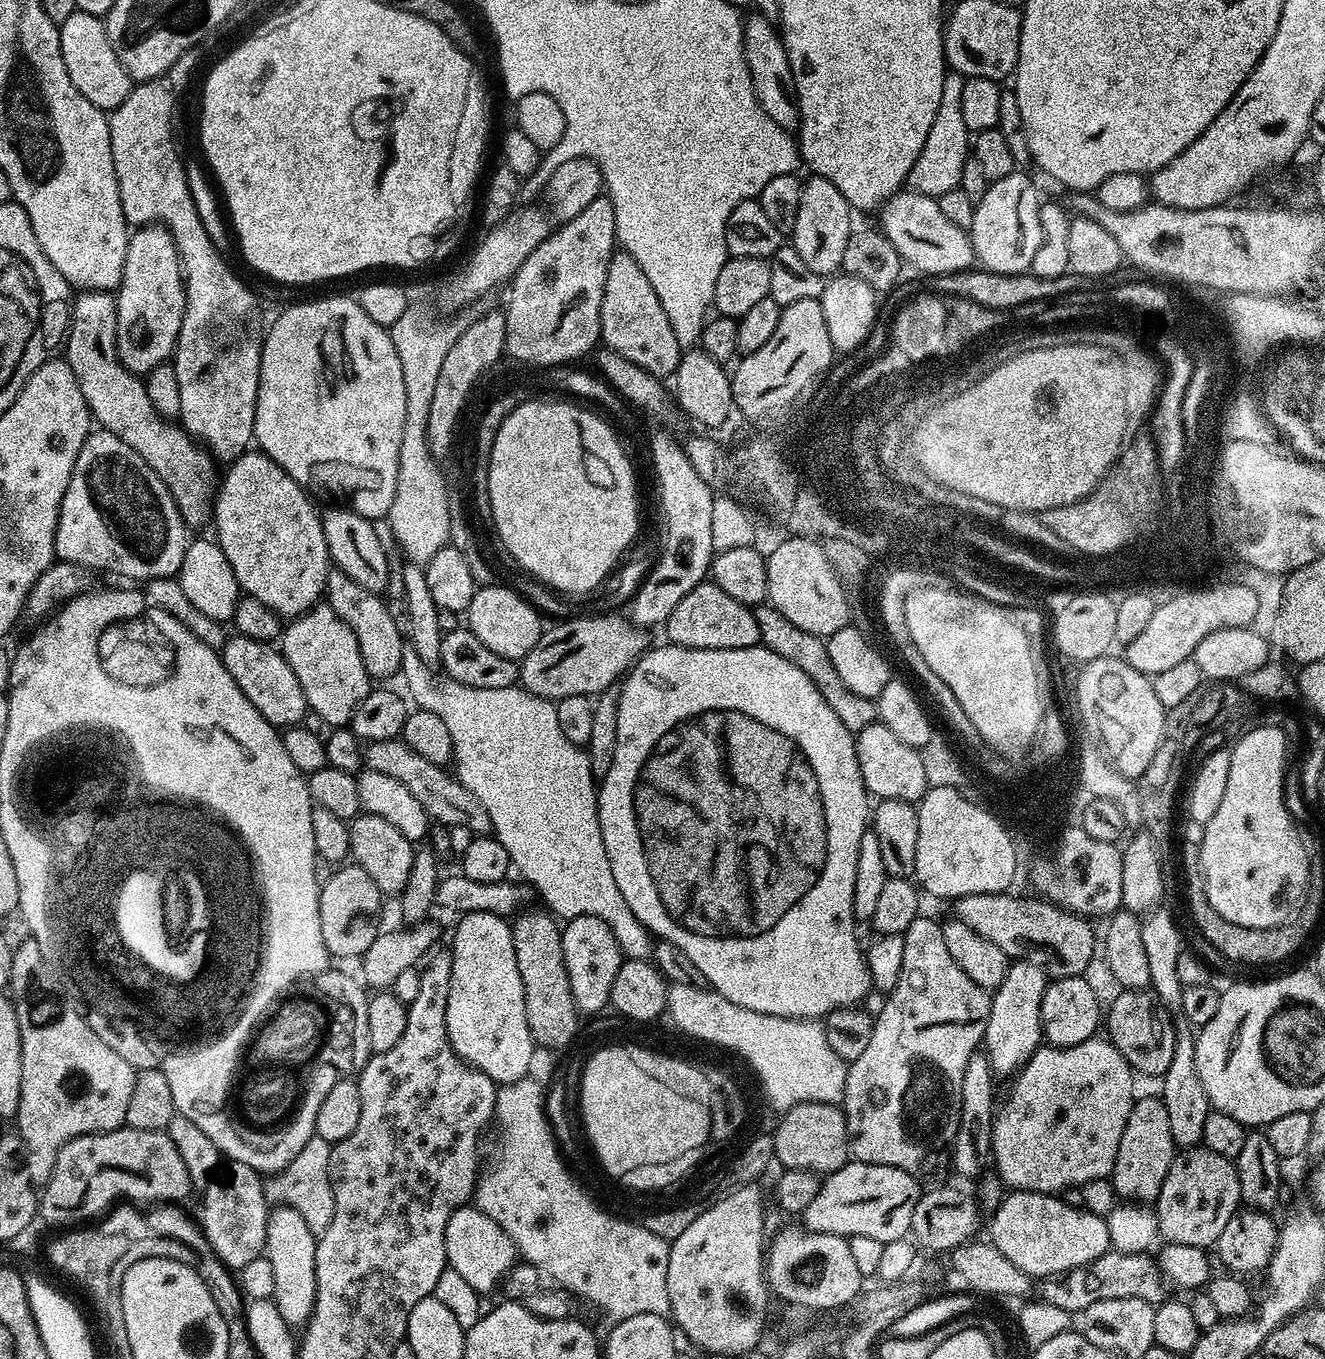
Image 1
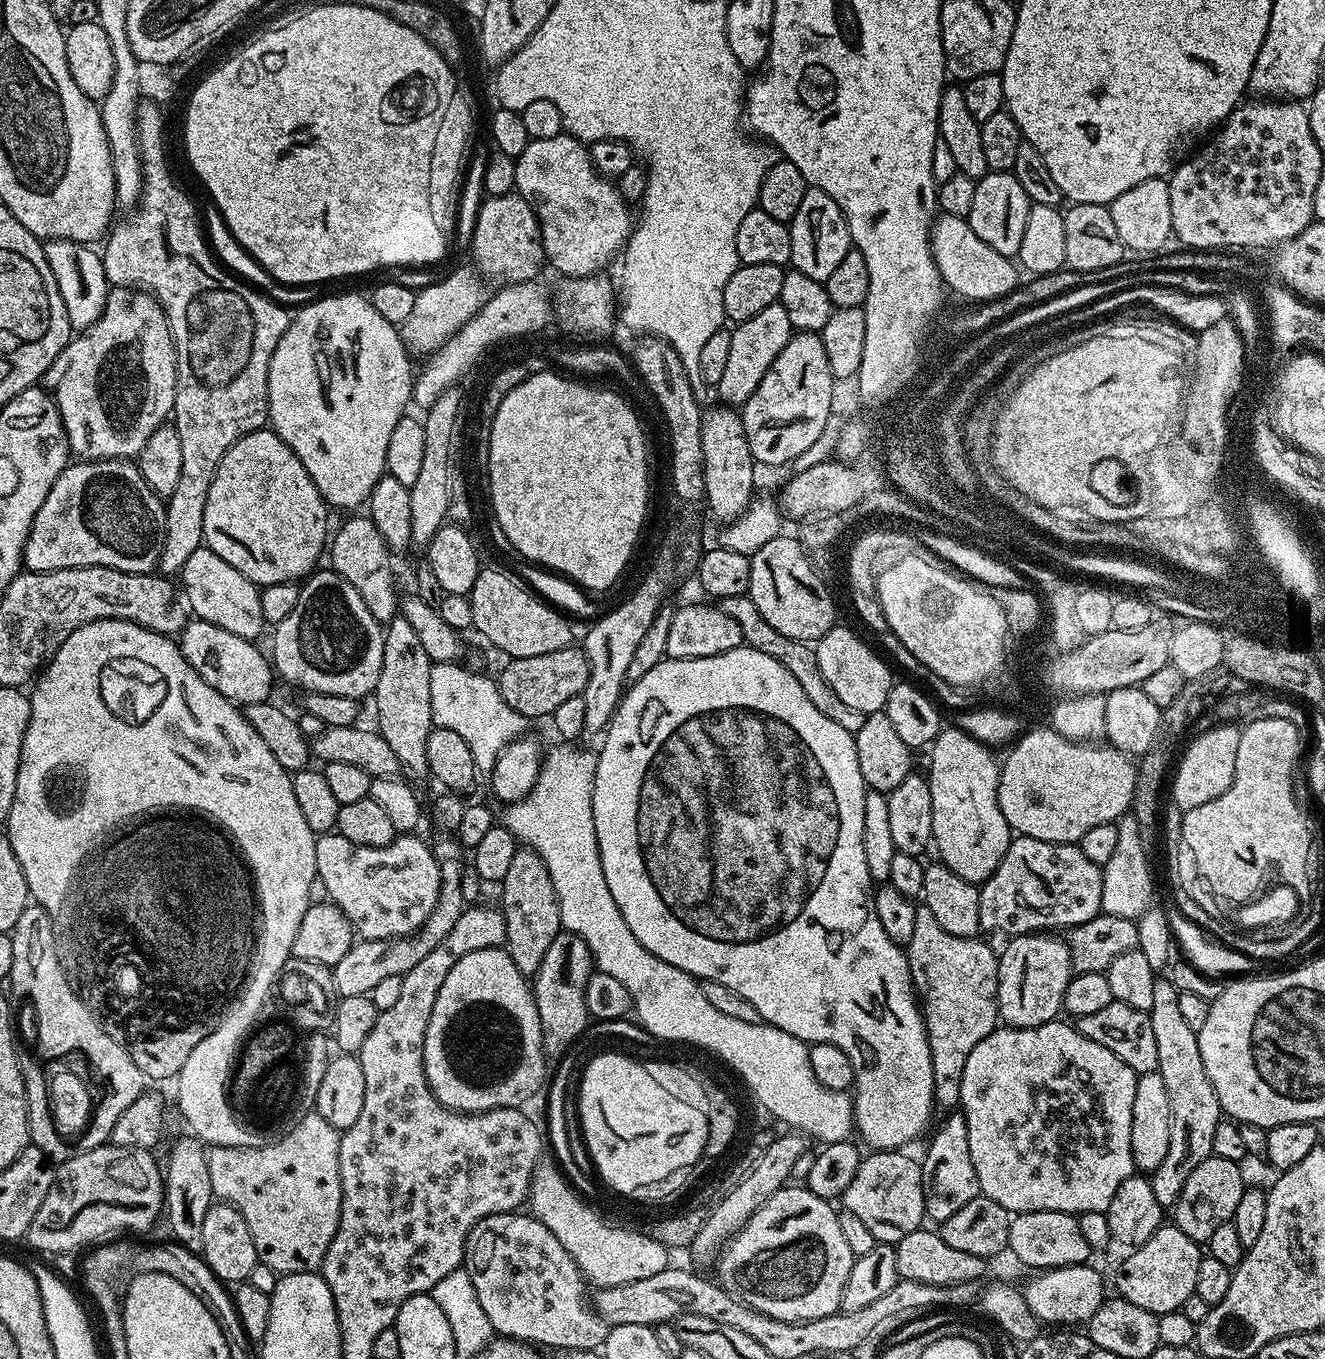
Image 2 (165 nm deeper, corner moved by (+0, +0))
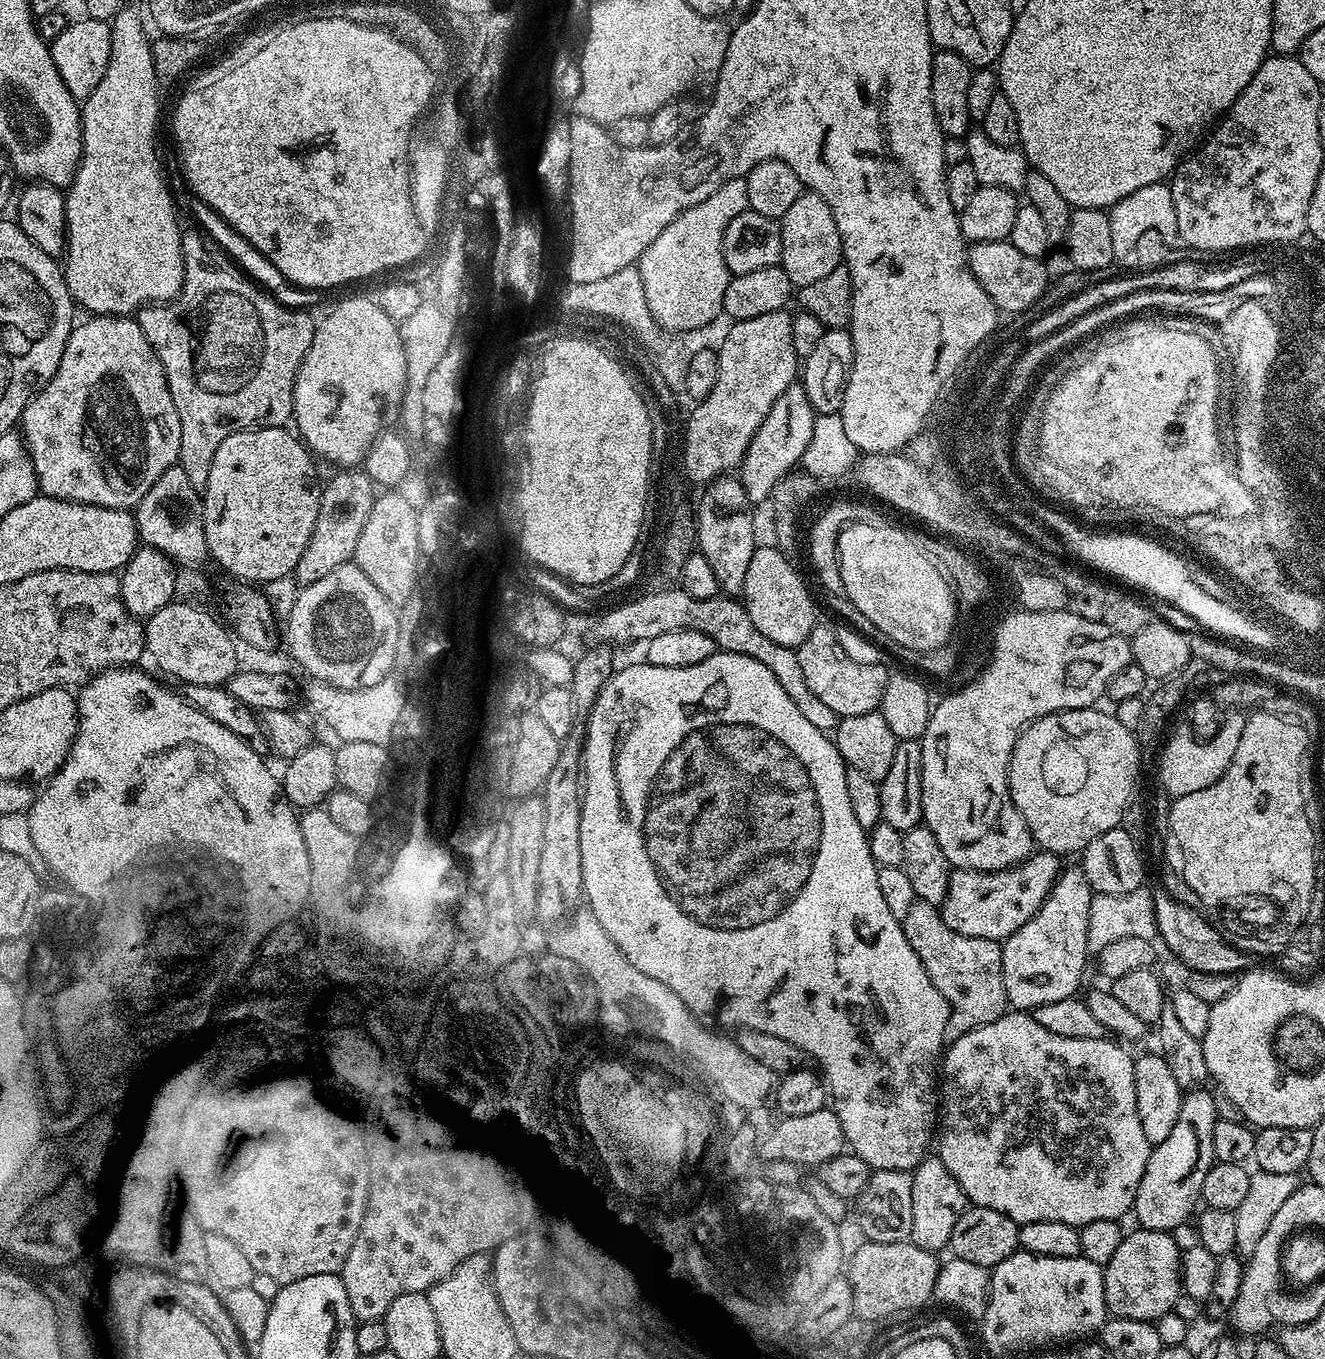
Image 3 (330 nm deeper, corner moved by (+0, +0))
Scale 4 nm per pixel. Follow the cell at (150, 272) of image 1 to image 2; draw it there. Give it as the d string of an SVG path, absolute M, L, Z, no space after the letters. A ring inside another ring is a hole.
M113 287L108 293L106 306L102 310L98 322L94 322L79 334L73 335L63 352L60 353L58 364L64 369L61 370L60 377L56 380L54 395L62 418L64 433L68 439L68 447L73 457L80 460L132 460L139 457L140 451L150 439L150 434L154 434L154 430L161 428L173 415L174 398L176 397L176 347L174 346L174 338L170 334L166 314L151 292L142 292L139 288Z

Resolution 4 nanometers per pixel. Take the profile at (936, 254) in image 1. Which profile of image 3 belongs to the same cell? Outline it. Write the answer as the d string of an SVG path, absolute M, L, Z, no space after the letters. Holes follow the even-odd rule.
M1008 240L973 243L968 250L968 264L978 282L990 294L1001 313L1015 314L1034 306L1044 296L1050 283L1048 268L1039 256L1027 256Z

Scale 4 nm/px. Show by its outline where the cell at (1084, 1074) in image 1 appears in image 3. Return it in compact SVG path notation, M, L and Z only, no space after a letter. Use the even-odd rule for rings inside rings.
M1009 1010L1000 1016L994 1022L990 1022L986 1026L978 1026L974 1030L970 1030L966 1034L955 1037L947 1045L946 1051L942 1057L942 1123L938 1128L938 1155L943 1160L955 1178L964 1188L964 1195L968 1197L973 1205L981 1208L989 1208L990 1210L998 1210L1005 1212L1010 1219L1016 1221L1017 1224L1023 1226L1030 1222L1066 1222L1071 1228L1081 1229L1090 1222L1102 1222L1103 1220L1120 1220L1124 1215L1131 1213L1136 1207L1136 1195L1138 1188L1142 1182L1142 1176L1146 1174L1146 1164L1152 1153L1154 1145L1146 1138L1146 1130L1142 1128L1142 1122L1138 1112L1138 1102L1136 1101L1136 1078L1134 1072L1135 1059L1133 1053L1128 1053L1123 1043L1117 1042L1112 1038L1099 1036L1098 1038L1066 1038L1062 1034L1054 1034L1050 1030L1046 1030L1046 1026L1042 1026L1036 1021L1035 1015L1029 1014L1024 1010Z

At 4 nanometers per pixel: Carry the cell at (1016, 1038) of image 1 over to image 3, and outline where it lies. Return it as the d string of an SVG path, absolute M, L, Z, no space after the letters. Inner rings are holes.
M1065 867L1056 885L1044 905L1014 934L1003 941L1002 964L1004 966L1004 981L1008 991L1008 1003L1016 1010L1034 1010L1038 1006L1044 1006L1050 1002L1060 1002L1079 993L1080 983L1084 980L1084 967L1088 964L1088 927L1090 926L1090 904L1094 893L1084 876L1083 867Z

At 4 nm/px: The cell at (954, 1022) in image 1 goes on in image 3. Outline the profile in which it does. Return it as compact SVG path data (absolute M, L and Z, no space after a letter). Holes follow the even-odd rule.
M925 900L913 902L910 910L902 917L902 923L904 932L908 935L908 941L914 946L914 950L926 966L932 981L940 988L940 992L947 998L948 1003L952 1005L952 1013L948 1019L949 1037L955 1038L978 1026L986 1026L1009 1011L1008 991L1002 964L1004 950L997 941L986 938L970 938L966 934L958 934L950 926L946 926L941 909Z

